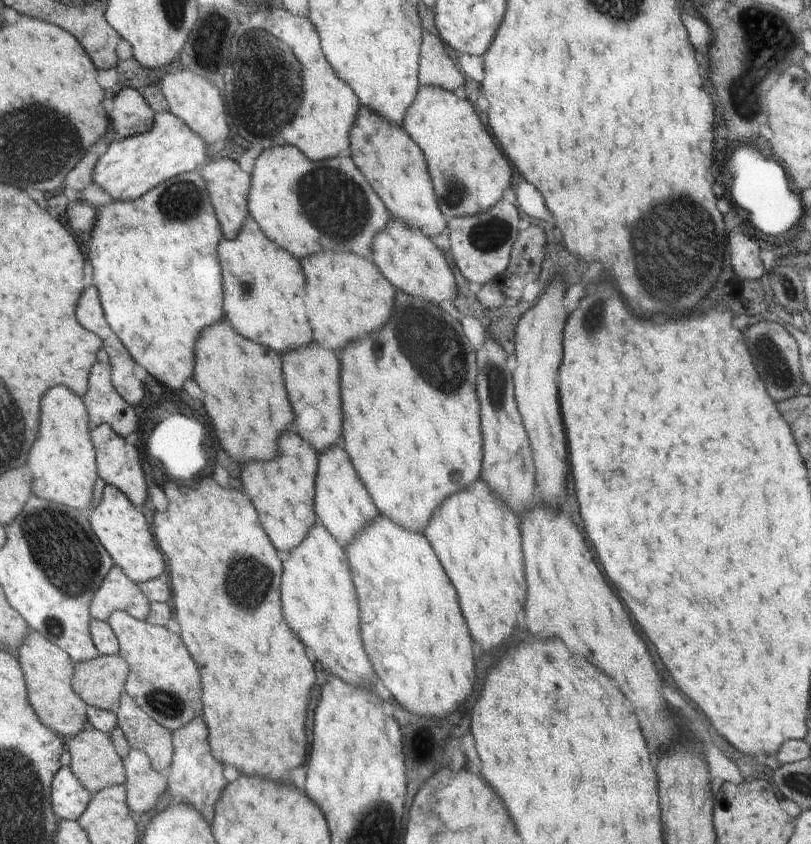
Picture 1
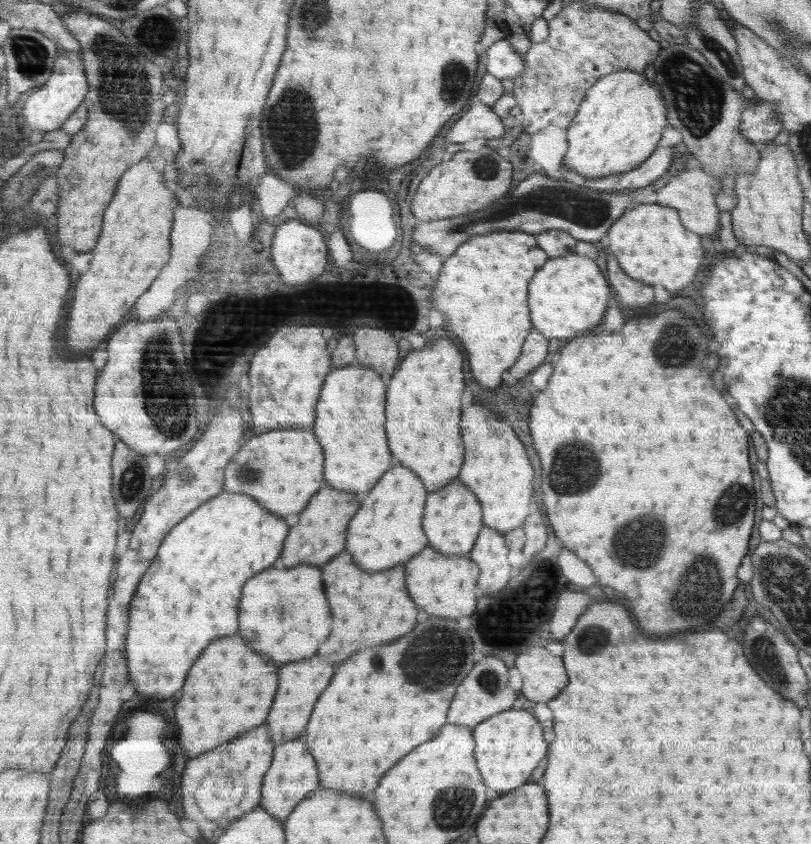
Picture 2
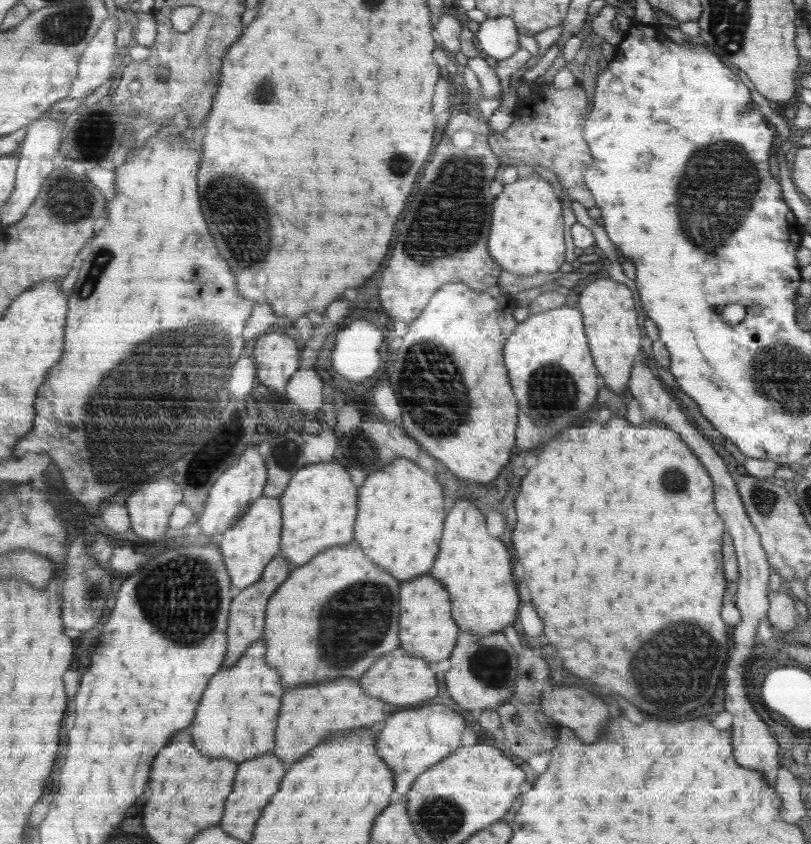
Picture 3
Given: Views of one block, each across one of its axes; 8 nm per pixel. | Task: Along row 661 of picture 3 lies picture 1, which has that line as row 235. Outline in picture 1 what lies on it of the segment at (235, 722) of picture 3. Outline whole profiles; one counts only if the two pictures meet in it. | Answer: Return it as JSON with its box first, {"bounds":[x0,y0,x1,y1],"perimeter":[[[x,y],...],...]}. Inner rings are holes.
{"bounds":[222,218,312,356],"perimeter":[[[246,218],[236,240],[225,238],[222,268],[226,272],[226,312],[242,336],[280,356],[312,342],[312,328],[304,310],[306,280],[300,262],[280,250],[254,218]]]}

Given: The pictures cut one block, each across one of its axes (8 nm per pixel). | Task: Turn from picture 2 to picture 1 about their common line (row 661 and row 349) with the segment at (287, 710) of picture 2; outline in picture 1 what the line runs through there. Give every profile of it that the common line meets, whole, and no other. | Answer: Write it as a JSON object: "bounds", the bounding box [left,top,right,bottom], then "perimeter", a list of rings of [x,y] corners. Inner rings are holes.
{"bounds":[286,344,341,454],"perimeter":[[[310,344],[306,352],[290,352],[286,356],[286,388],[290,388],[290,400],[294,400],[294,412],[298,412],[298,424],[294,428],[300,436],[306,436],[319,454],[341,442],[340,362],[330,350]]]}

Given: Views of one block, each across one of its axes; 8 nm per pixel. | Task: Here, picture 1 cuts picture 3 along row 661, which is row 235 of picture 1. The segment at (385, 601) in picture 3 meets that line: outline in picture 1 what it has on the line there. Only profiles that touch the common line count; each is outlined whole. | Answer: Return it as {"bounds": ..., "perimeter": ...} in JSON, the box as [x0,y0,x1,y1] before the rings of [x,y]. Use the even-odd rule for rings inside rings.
{"bounds":[249,146,390,260],"perimeter":[[[274,146],[262,151],[250,176],[253,178],[249,216],[257,221],[274,244],[286,248],[286,252],[298,256],[298,260],[334,248],[372,260],[374,236],[390,223],[390,212],[361,169],[354,164],[350,152],[313,161],[294,146]]]}

